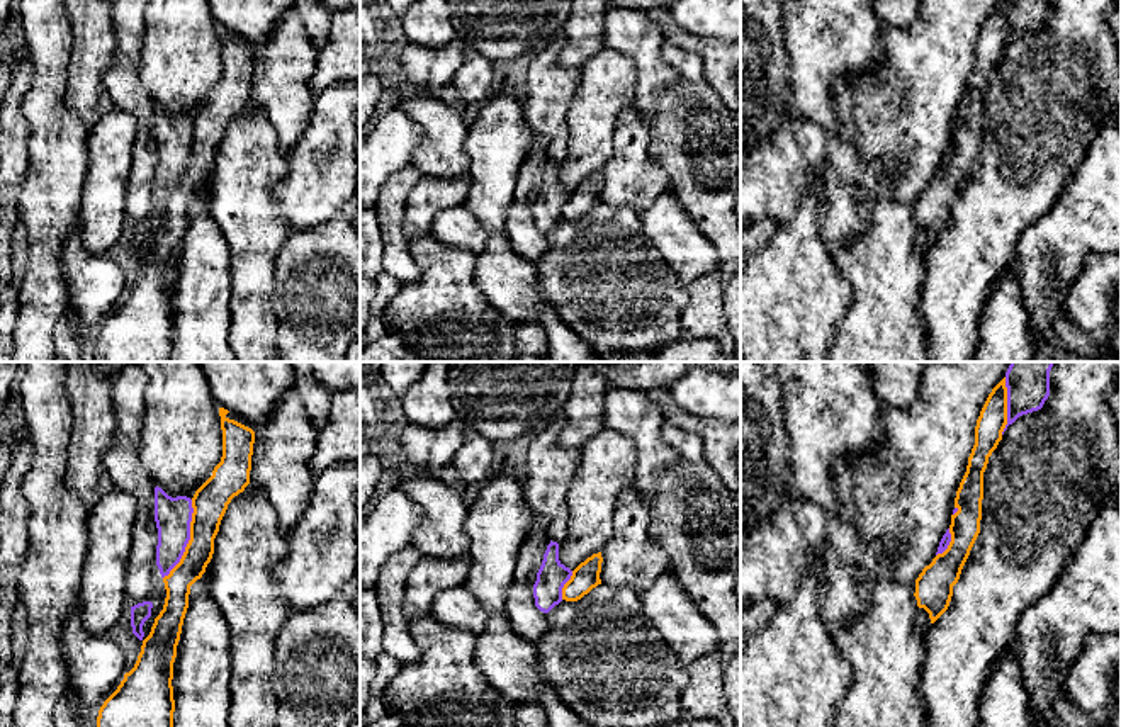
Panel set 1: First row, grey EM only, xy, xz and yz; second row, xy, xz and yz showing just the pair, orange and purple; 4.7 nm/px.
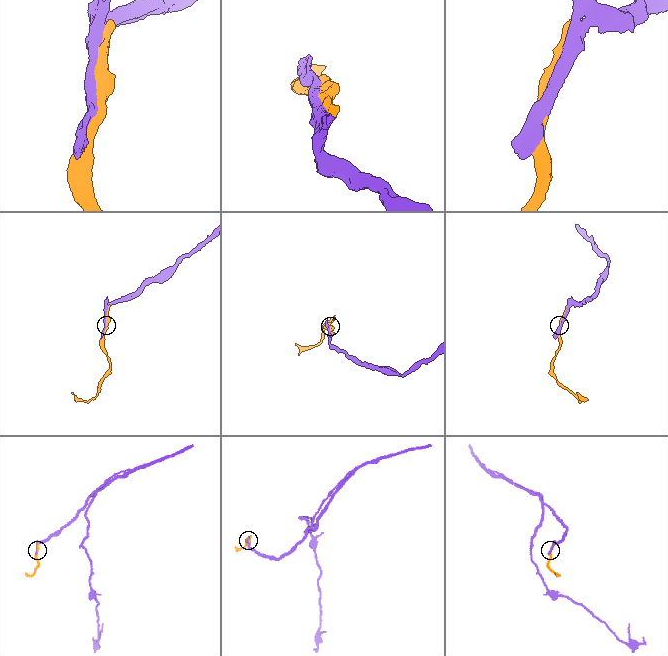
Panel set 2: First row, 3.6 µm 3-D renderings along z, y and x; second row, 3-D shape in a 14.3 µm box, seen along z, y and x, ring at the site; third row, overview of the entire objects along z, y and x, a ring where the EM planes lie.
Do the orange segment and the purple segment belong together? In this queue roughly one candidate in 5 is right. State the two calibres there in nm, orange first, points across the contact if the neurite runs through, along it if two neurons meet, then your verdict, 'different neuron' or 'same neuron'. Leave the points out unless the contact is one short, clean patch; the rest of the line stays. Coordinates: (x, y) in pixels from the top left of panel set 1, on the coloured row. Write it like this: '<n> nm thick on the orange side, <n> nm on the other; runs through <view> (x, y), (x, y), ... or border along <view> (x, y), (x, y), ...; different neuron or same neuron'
170 nm thick on the orange side, 170 nm on the other; different neuron

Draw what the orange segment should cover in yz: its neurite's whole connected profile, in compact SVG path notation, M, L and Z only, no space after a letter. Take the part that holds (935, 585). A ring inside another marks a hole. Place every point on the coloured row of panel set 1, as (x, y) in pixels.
M1006 377L992 389L989 394L975 426L975 445L968 457L966 472L960 482L955 498L955 508L958 510L951 515L951 542L943 554L938 554L929 566L922 569L915 579L915 600L917 606L929 613L931 623L934 623L949 606L953 596L953 586L958 583L961 569L970 555L970 550L980 533L982 520L982 499L983 499L983 472L989 464L989 457L997 448L1002 440L1002 431L1007 425L1007 387Z

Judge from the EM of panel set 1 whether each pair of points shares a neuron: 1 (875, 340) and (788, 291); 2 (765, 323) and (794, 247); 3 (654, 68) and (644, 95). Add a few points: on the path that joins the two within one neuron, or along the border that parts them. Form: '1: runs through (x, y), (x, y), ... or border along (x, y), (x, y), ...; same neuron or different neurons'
1: border along (848, 281), (850, 306), (839, 321), (833, 343); different neurons
2: runs through (783, 304), (790, 296), (794, 265); same neuron
3: runs through (653, 75), (647, 89); same neuron

